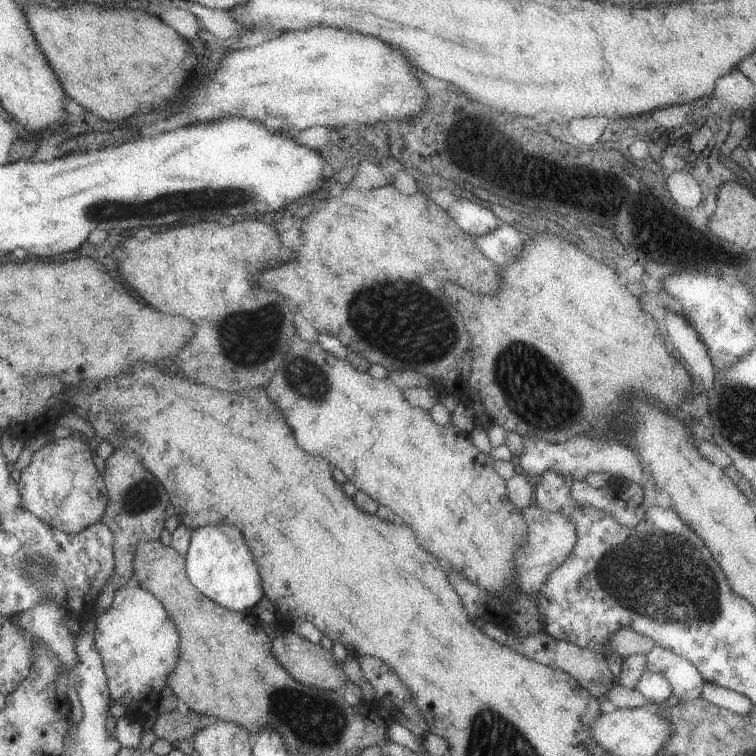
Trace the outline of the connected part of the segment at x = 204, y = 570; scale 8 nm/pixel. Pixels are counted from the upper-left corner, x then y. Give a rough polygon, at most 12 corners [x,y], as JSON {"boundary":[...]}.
{"boundary":[[229,524],[199,526],[185,554],[195,588],[242,612],[264,597]]}

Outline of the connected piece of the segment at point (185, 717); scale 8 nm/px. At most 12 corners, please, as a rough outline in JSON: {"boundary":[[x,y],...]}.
{"boundary":[[177,708],[158,714],[152,724],[153,734],[172,745],[189,740],[197,728]]}

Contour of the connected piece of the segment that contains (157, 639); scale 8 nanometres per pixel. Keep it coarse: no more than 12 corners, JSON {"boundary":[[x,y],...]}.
{"boundary":[[115,590],[93,638],[111,703],[157,698],[180,653],[165,608]]}

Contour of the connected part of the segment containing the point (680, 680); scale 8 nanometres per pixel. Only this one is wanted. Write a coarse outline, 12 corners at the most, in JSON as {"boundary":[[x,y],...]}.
{"boundary":[[655,645],[645,666],[679,701],[701,697],[704,680],[686,658]]}

